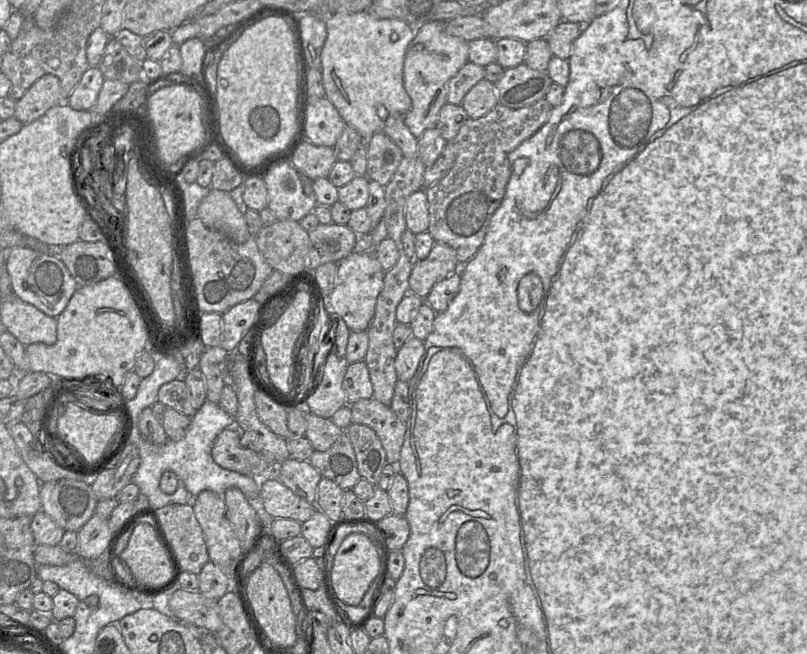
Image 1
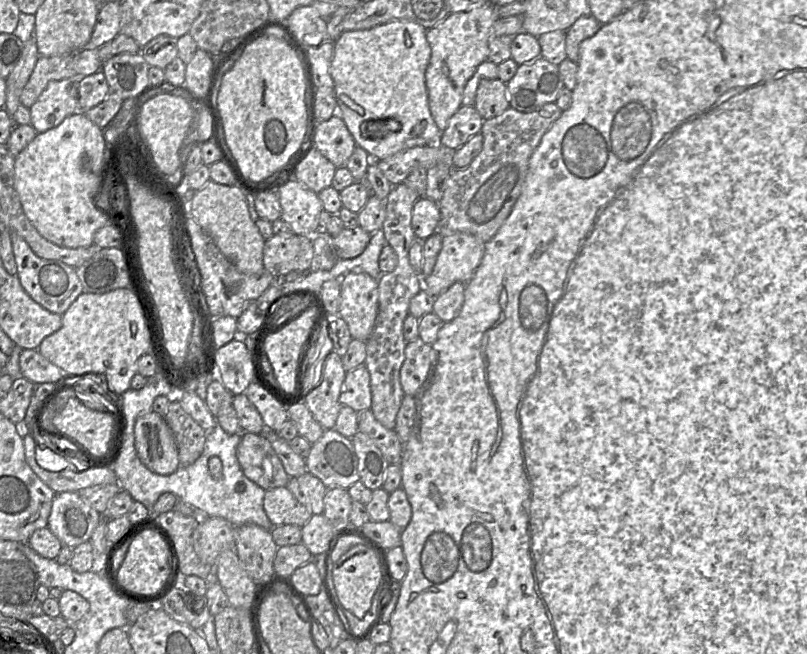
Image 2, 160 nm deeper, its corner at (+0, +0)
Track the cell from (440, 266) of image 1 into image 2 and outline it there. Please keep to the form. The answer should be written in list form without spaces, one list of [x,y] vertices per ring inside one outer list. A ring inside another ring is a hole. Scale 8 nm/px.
[[[441,233],[442,248],[432,273],[422,278],[423,290],[433,297],[445,292],[457,282],[467,283],[480,265],[485,242],[464,233]]]

